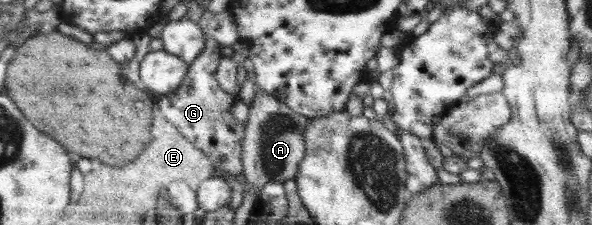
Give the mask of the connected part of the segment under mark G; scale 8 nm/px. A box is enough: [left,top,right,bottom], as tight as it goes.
[156,36,245,177]

